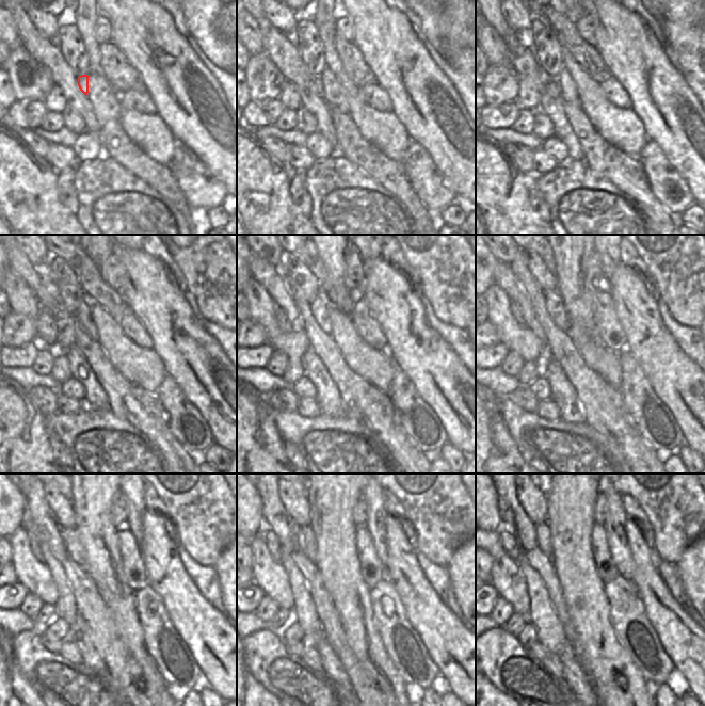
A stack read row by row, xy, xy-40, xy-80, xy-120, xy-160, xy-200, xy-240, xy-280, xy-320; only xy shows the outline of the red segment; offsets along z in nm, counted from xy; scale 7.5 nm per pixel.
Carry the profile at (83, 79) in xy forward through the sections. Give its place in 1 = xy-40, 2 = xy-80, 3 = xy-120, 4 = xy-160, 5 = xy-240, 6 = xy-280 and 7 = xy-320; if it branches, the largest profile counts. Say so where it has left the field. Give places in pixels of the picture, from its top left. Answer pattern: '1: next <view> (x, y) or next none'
1: next xy-40 (318, 83)
2: next xy-80 (553, 90)
3: next xy-120 (65, 337)
4: next xy-160 (293, 345)
5: next xy-240 (32, 574)
6: next xy-280 (268, 574)
7: next xy-320 (507, 577)

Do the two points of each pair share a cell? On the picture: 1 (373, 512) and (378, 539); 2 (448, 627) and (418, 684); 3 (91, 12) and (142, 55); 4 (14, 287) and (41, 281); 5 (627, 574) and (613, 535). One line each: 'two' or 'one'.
1: one
2: two
3: two
4: two
5: one

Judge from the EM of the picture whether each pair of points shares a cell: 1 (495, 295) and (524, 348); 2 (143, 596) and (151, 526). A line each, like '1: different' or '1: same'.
1: same
2: different

